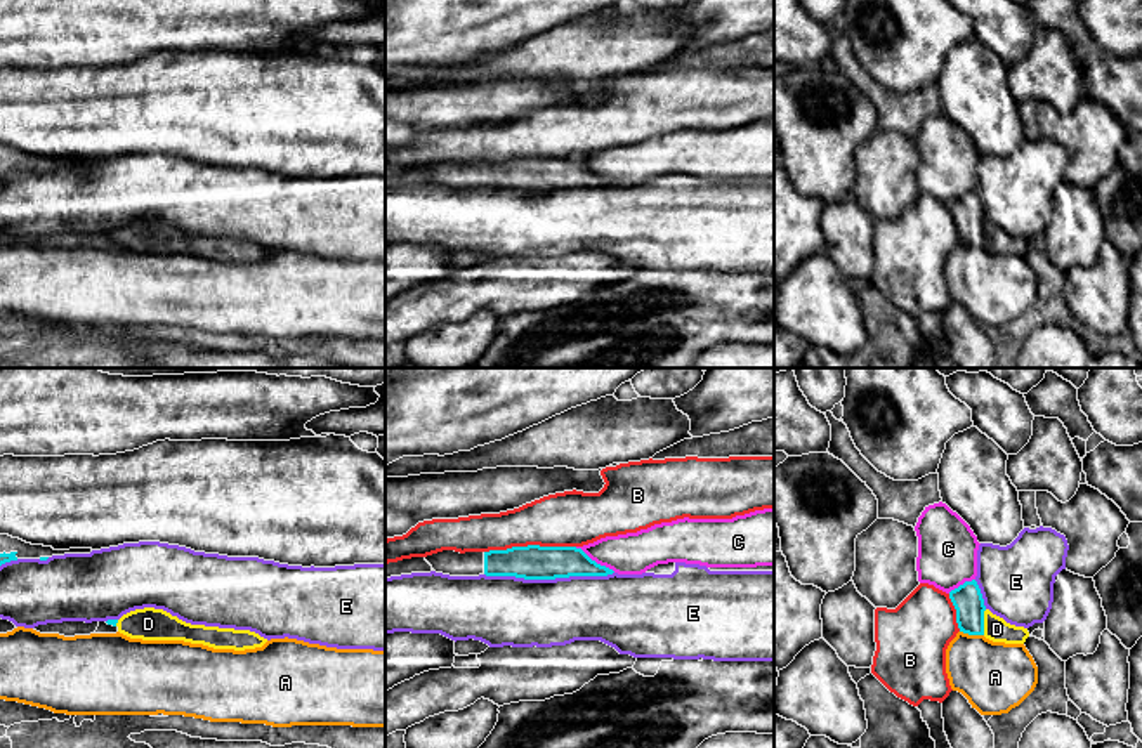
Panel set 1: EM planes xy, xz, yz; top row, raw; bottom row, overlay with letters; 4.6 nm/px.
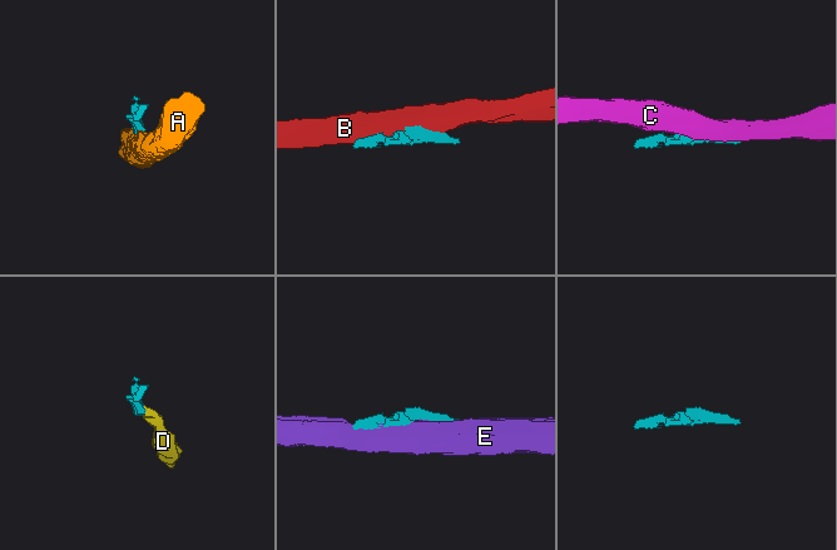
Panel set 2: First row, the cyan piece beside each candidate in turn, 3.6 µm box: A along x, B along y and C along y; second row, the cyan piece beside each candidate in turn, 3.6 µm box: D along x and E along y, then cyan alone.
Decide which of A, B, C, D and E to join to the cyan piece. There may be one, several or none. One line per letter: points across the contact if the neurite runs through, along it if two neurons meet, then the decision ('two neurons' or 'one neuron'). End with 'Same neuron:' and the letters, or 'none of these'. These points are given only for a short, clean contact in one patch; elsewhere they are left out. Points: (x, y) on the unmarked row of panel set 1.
A: two neurons
B: two neurons
C: two neurons
D: one neuron
E: two neurons
Same neuron: D

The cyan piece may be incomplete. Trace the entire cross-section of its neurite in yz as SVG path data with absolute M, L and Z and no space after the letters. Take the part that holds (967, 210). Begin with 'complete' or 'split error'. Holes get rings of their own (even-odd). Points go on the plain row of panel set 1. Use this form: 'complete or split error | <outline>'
split error | M975 191L965 193L949 203L949 210L956 220L956 234L960 243L968 246L984 246L993 253L1024 255L1029 248L1027 239L1007 234L993 226L986 217Z

